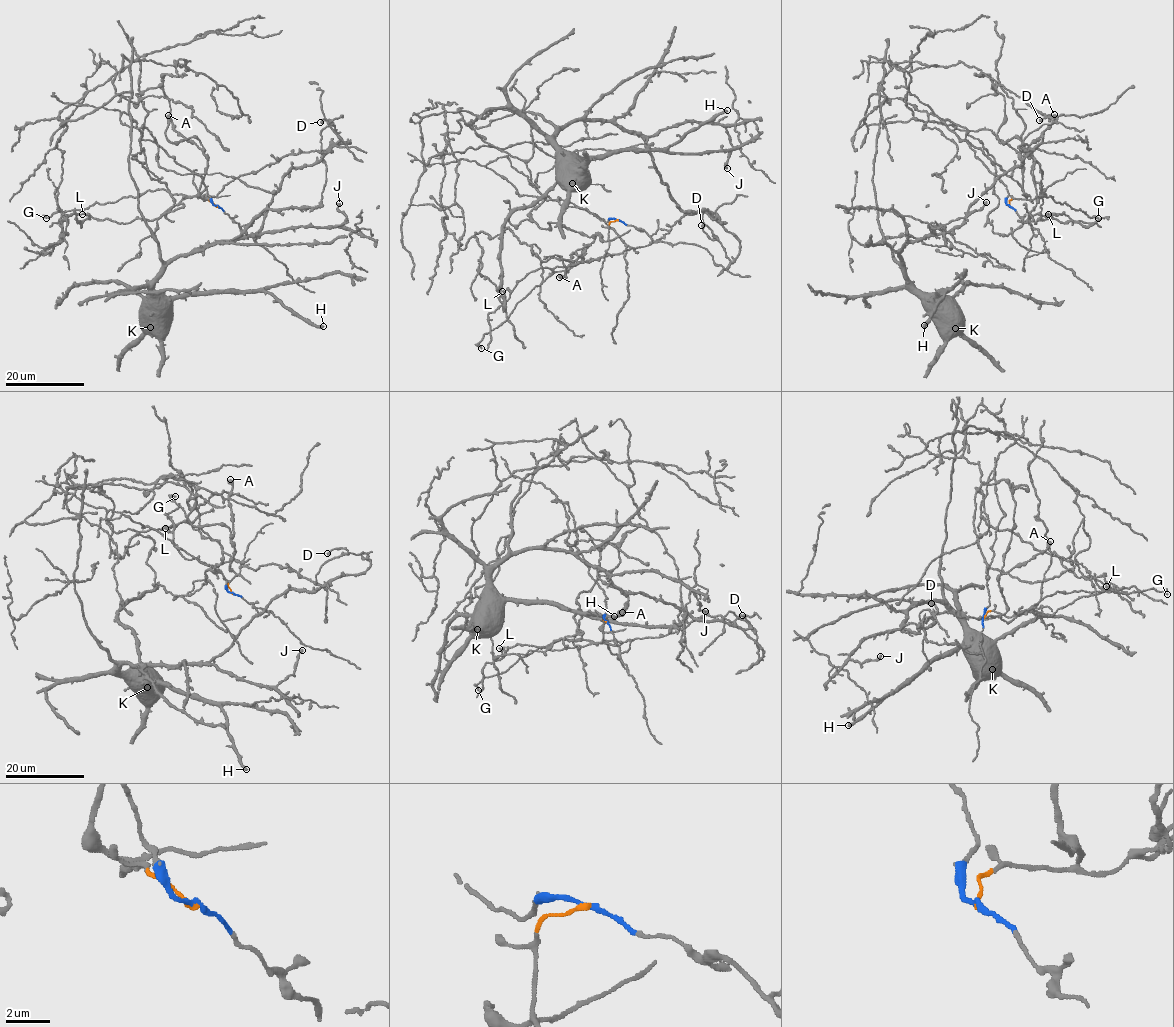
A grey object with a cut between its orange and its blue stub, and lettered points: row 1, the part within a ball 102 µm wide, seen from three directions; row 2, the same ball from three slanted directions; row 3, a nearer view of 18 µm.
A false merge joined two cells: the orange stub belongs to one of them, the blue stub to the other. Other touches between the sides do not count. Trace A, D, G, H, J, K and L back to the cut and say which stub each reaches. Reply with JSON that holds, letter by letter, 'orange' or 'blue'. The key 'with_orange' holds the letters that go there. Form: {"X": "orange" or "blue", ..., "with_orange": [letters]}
{"A": "orange", "D": "orange", "G": "orange", "H": "blue", "J": "blue", "K": "blue", "L": "orange", "with_orange": ["A", "D", "G", "L"]}

